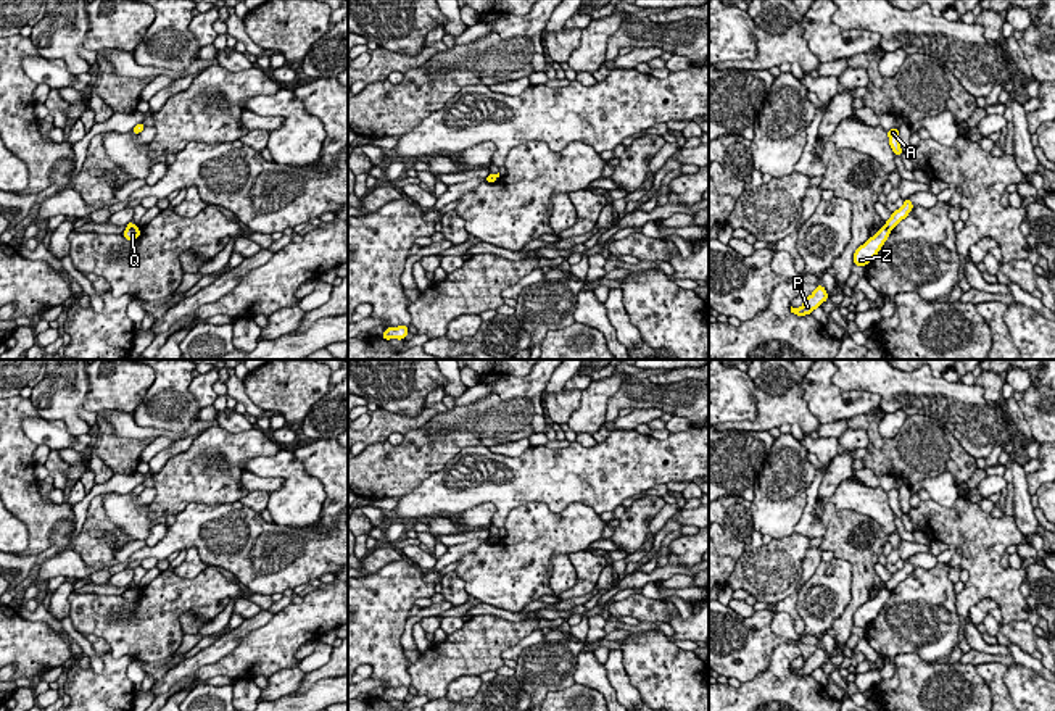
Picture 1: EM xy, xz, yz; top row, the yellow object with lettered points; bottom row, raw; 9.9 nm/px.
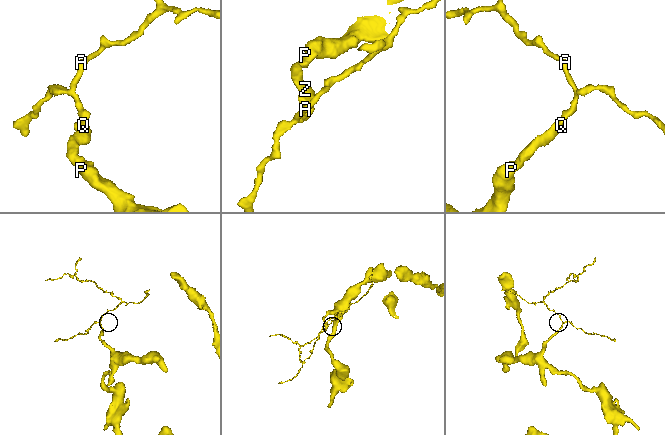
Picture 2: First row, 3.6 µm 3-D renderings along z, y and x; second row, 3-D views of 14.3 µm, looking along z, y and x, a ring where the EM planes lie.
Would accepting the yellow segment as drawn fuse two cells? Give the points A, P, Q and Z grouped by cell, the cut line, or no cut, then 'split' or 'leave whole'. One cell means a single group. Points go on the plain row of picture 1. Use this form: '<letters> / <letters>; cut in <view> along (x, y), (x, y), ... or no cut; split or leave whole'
A / P Q Z; cut in yz along (885, 587), (889, 590); split

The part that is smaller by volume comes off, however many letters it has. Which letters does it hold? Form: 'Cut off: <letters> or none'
Cut off: A

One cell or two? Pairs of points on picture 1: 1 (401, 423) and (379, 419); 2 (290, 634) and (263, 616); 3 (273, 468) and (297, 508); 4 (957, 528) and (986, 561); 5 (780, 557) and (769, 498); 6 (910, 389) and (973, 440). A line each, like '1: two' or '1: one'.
1: one
2: two
3: one
4: one
5: two
6: one

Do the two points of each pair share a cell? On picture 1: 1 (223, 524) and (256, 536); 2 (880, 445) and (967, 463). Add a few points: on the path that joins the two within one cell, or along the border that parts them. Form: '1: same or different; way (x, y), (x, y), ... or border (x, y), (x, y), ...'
1: same; way (231, 532), (234, 536), (248, 536)
2: same; way (901, 453), (946, 453)

